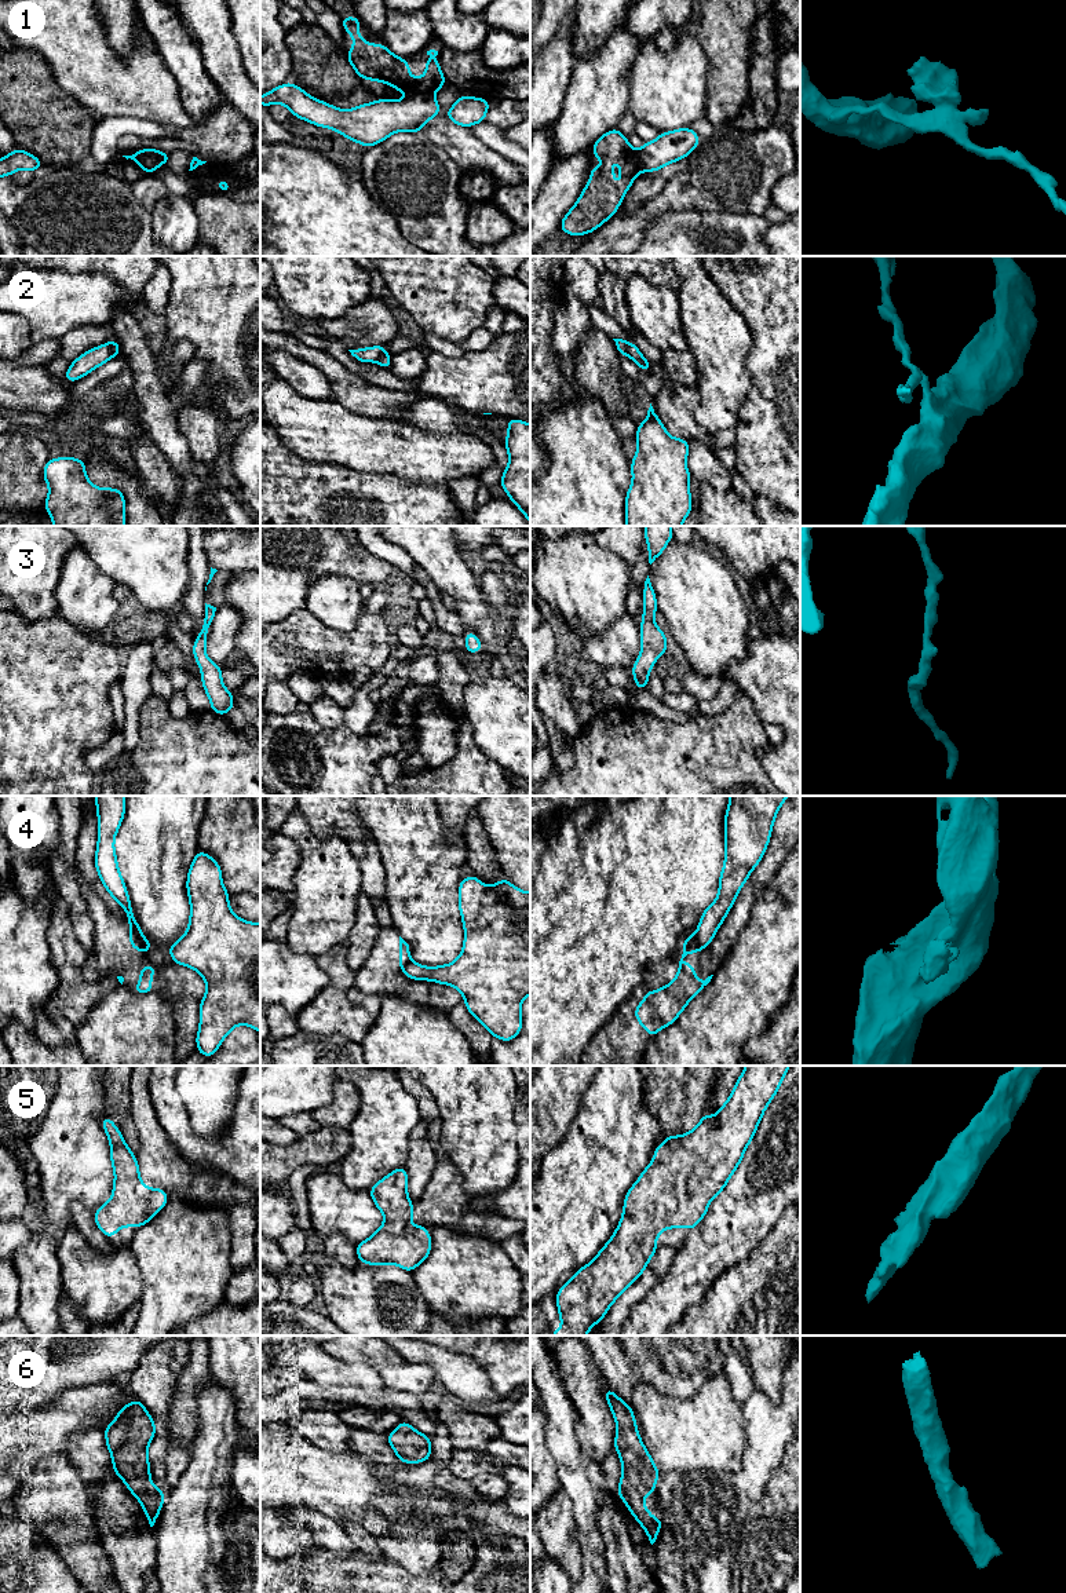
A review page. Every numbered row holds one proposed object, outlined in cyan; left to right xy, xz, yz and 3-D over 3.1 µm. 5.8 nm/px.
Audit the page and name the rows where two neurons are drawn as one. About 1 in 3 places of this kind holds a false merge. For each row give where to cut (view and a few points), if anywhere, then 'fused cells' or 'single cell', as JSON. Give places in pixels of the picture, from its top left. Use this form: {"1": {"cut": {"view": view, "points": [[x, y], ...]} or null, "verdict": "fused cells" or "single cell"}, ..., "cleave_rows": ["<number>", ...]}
{"1": {"cut": {"view": "xz", "points": [[430, 94], [411, 95]]}, "verdict": "fused cells"}, "2": {"cut": {"view": "yz", "points": [[631, 344], [627, 354]]}, "verdict": "fused cells"}, "3": {"cut": null, "verdict": "single cell"}, "4": {"cut": {"view": "xy", "points": [[131, 924], [145, 952]]}, "verdict": "fused cells"}, "5": {"cut": null, "verdict": "single cell"}, "6": {"cut": null, "verdict": "single cell"}, "cleave_rows": ["1", "2", "4"]}

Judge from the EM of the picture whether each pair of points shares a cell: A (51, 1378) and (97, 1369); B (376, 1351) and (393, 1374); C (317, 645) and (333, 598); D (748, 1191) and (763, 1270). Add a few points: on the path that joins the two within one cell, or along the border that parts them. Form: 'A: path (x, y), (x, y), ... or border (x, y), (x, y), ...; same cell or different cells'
A: path (62, 1369), (86, 1369); same cell
B: border (405, 1362), (378, 1367); different cells
C: border (306, 607), (335, 629), (350, 631), (357, 624); different cells
D: border (780, 1219), (773, 1230), (736, 1266); different cells

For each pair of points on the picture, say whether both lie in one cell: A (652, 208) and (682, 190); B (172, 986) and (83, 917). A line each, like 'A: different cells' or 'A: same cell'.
A: same cell
B: different cells

